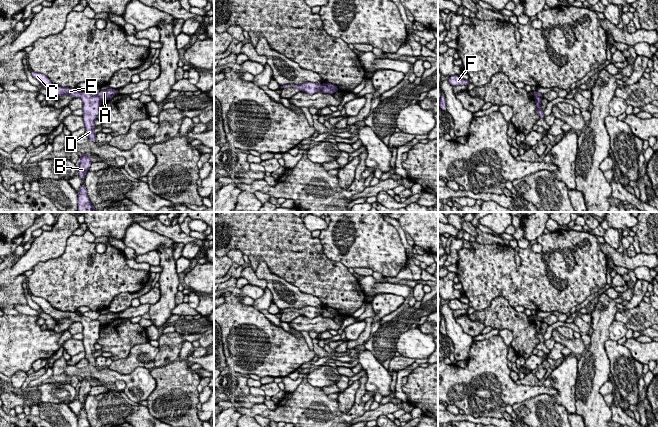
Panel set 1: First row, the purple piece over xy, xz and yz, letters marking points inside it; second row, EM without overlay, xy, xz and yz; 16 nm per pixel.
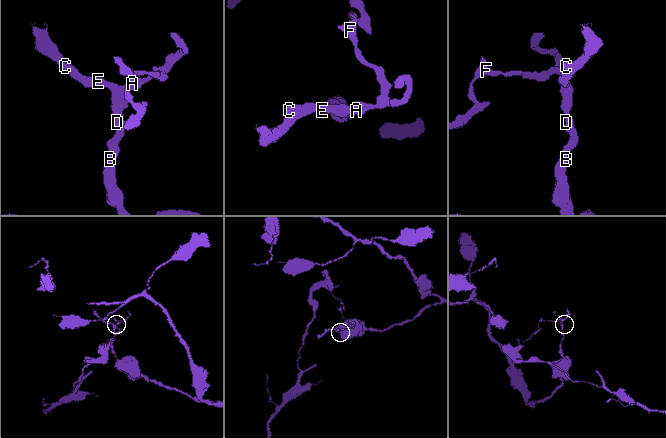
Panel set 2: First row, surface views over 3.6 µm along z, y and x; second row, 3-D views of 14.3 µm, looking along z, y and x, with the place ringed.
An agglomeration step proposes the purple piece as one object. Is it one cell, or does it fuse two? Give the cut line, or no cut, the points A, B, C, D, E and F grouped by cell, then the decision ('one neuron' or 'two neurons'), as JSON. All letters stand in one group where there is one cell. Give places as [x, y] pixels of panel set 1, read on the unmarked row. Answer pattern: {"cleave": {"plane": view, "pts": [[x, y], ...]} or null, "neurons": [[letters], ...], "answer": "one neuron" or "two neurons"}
{"cleave": {"plane": "xz", "pts": [[322, 309], [320, 315]]}, "neurons": [["A", "F"], ["B", "C", "D", "E"]], "answer": "two neurons"}

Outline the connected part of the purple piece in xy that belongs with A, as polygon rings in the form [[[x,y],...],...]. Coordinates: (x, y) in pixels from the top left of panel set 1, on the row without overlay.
[[[109,312],[107,314],[100,314],[98,321],[101,325],[106,325],[112,323],[116,319],[117,313]]]

